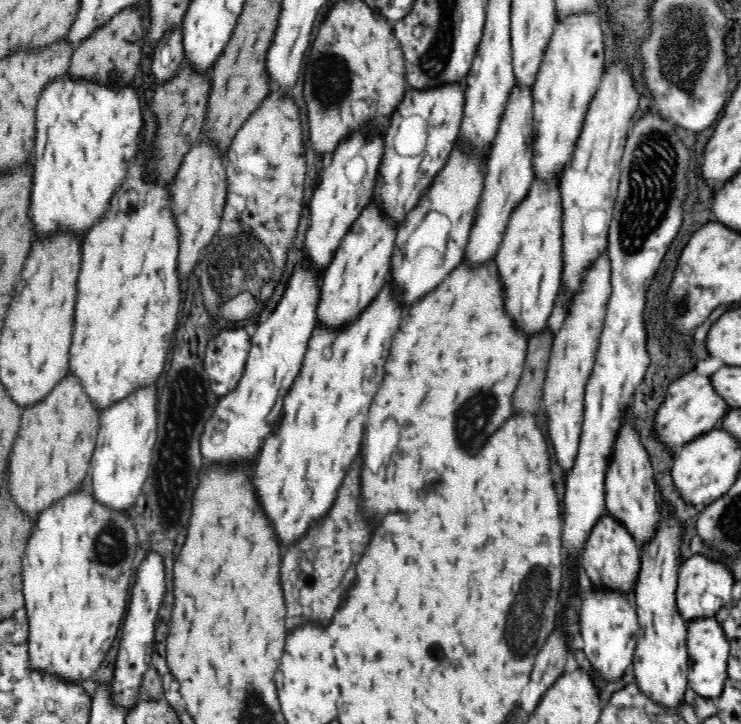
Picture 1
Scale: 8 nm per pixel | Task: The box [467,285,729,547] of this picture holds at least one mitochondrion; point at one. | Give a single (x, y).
(678, 307)

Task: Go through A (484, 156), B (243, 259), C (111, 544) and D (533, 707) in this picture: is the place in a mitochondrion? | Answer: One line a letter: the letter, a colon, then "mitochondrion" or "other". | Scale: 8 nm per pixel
A: other
B: mitochondrion
C: mitochondrion
D: other

